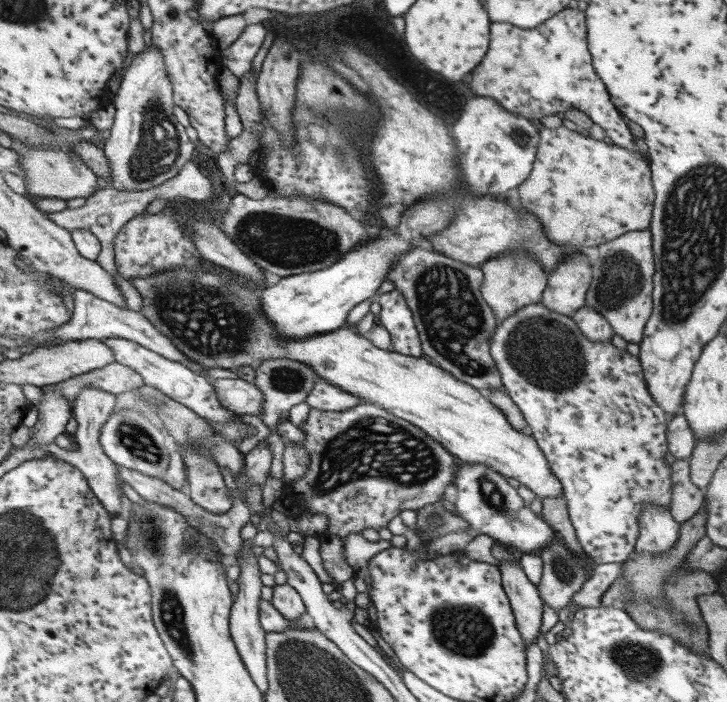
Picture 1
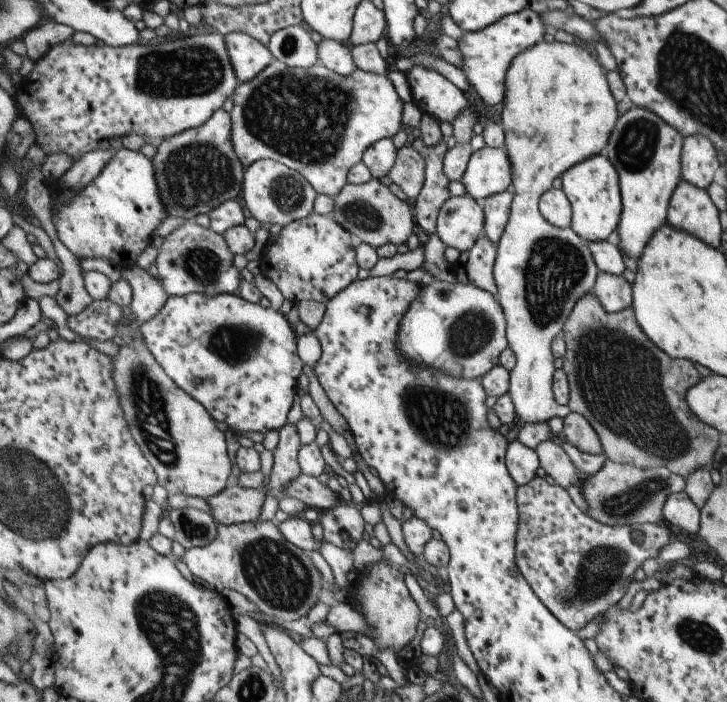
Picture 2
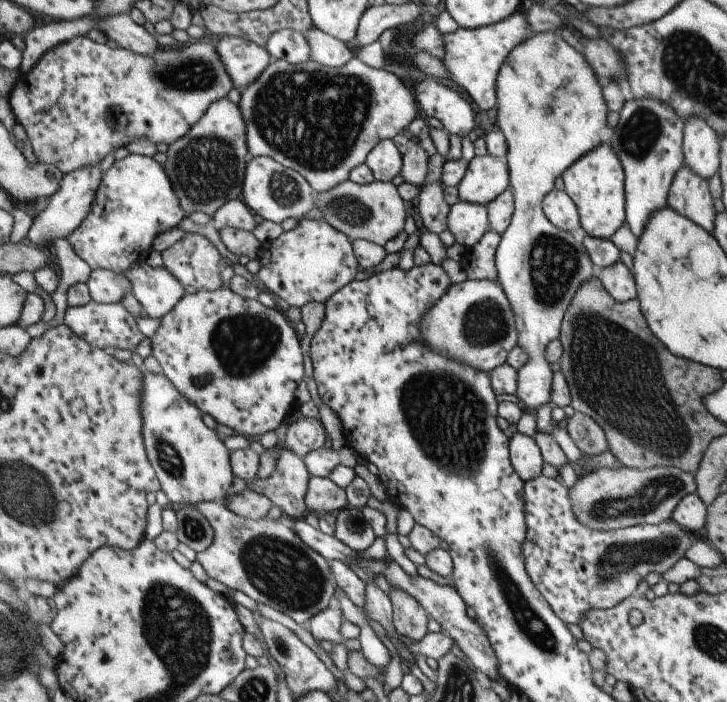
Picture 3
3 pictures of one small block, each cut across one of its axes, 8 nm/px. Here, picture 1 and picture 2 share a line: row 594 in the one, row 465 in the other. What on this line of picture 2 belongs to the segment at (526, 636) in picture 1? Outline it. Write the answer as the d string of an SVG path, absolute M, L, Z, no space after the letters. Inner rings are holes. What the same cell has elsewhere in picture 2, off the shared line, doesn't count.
M517 438L509 444L506 461L518 486L529 484L541 467L538 452Z

